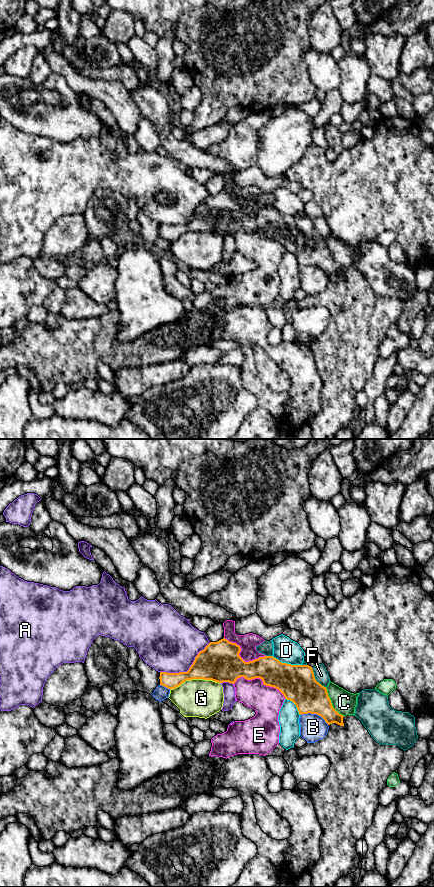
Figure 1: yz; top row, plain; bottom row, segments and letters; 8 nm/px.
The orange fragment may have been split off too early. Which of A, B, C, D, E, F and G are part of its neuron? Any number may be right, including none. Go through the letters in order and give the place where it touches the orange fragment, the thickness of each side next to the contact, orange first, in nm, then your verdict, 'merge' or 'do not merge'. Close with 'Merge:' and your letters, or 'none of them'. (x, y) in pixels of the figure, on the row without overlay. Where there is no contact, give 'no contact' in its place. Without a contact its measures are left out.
A: contact yz (189, 221); calibres 320 and 440 nm; do not merge
B: contact yz (314, 265); calibres 280 and 220 nm; do not merge
C: contact yz (330, 254); calibres 260 and 190 nm; do not merge
D: contact yz (286, 215); calibres 300 and 190 nm; do not merge
E: contact yz (260, 230); calibres 260 and 240 nm; do not merge
F: contact yz (314, 230); calibres 300 and 110 nm; do not merge
G: contact yz (194, 230); calibres 320 and 300 nm; do not merge
Merge: none of them

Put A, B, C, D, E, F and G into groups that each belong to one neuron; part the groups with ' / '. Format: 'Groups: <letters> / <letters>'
Groups: A / B / C / D / E / F / G

